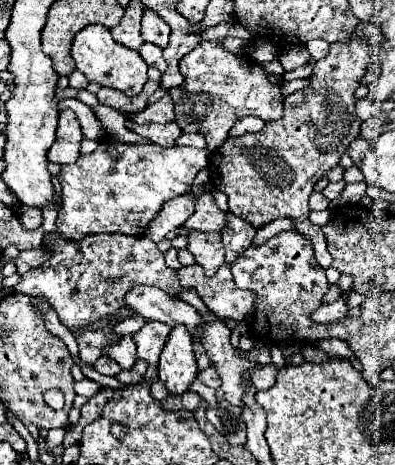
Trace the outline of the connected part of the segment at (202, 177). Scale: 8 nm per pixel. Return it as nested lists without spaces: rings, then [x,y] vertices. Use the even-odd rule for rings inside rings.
[[[200,170],[190,188],[190,192],[194,194],[196,212],[182,224],[181,228],[170,232],[166,239],[175,238],[182,228],[183,230],[200,230],[200,232],[220,232],[222,230],[222,226],[226,224],[226,218],[224,218],[224,212],[216,206],[212,194],[206,192],[206,188],[204,188],[208,180],[210,180],[208,170]]]

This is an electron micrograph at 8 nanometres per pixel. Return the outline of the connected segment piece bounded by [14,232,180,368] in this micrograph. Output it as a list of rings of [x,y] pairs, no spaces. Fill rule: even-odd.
[[[52,232],[52,234],[44,236],[44,244],[50,248],[52,258],[48,262],[44,262],[42,268],[24,274],[22,280],[14,286],[14,290],[30,294],[30,296],[44,294],[48,298],[50,306],[56,310],[60,322],[64,326],[68,326],[70,330],[78,328],[78,332],[74,332],[74,336],[80,344],[80,358],[86,364],[92,366],[96,362],[96,358],[100,358],[100,350],[102,350],[104,356],[110,356],[122,368],[132,368],[136,362],[136,346],[130,336],[122,336],[122,338],[110,336],[110,328],[114,324],[110,324],[98,332],[86,330],[86,326],[98,318],[118,314],[118,312],[122,312],[122,308],[126,310],[128,306],[122,302],[122,296],[128,292],[128,288],[132,284],[158,286],[164,292],[174,296],[180,288],[176,270],[166,266],[162,252],[146,236],[104,234],[104,236],[86,236],[78,242],[74,242],[74,240],[60,238],[58,232]],[[110,278],[114,278],[116,282],[108,282]]]

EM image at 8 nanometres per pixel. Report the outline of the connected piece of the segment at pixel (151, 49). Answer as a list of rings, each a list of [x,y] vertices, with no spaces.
[[[142,44],[140,56],[146,60],[148,66],[156,66],[160,72],[166,72],[168,64],[166,64],[166,60],[162,56],[162,48],[158,48],[156,44]]]

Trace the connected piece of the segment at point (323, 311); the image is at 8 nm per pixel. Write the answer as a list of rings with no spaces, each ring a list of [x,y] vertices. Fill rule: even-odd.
[[[350,292],[346,296],[340,296],[340,300],[336,302],[330,302],[330,304],[322,304],[312,316],[316,322],[334,322],[334,320],[340,320],[348,314],[348,298],[350,298]]]

